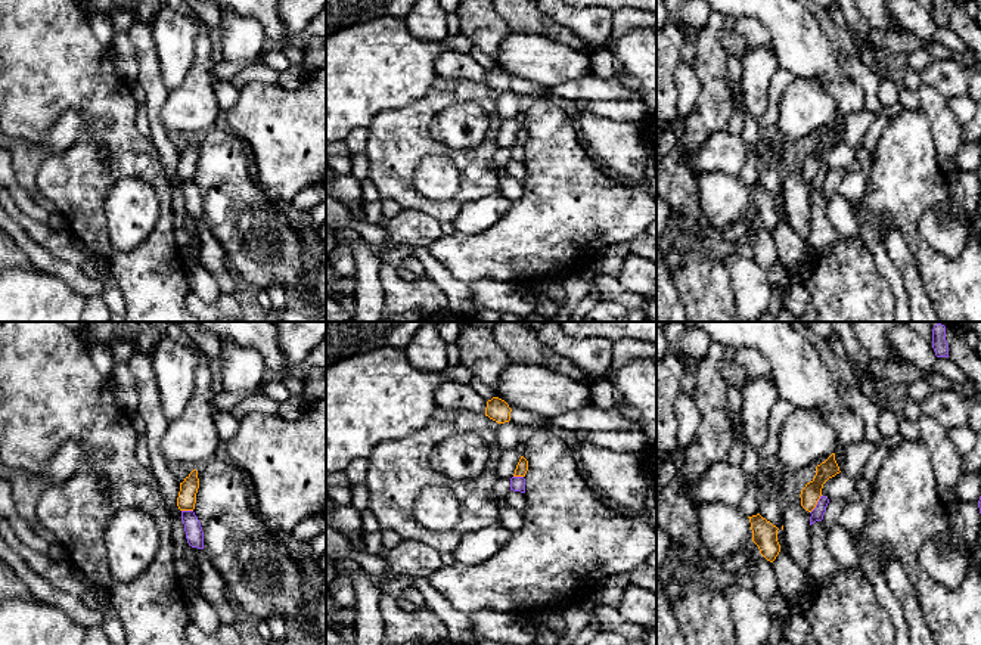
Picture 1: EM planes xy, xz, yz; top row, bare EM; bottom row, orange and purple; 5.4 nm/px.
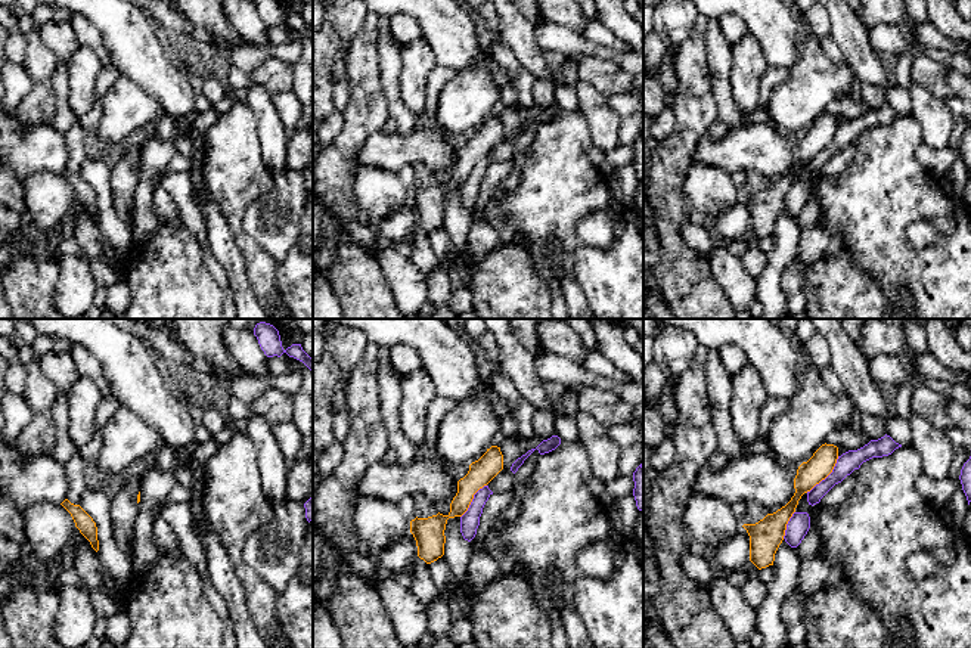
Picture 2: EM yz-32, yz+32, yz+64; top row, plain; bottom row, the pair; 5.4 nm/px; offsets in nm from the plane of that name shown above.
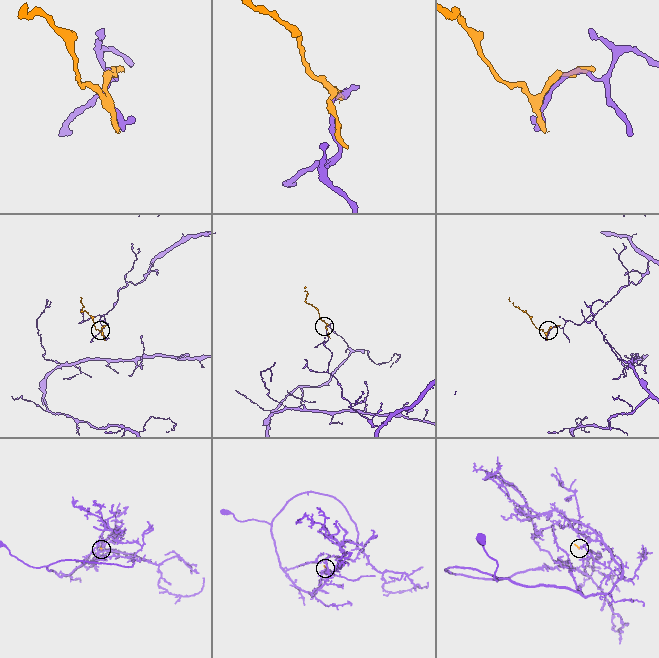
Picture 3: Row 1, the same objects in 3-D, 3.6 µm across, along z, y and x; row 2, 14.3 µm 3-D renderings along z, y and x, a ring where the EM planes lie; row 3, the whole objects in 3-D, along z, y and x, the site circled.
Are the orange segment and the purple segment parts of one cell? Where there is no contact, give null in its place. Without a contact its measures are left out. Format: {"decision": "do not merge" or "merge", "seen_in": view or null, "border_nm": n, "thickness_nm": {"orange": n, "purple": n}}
{"decision": "do not merge", "seen_in": "yz", "border_nm": 120, "thickness_nm": {"orange": 110, "purple": 70}}

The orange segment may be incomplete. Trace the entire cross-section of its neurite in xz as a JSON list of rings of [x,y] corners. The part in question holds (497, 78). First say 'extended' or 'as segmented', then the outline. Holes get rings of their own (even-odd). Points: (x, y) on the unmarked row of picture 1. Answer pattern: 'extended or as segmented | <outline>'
as segmented | [[[493,66],[487,71],[485,86],[496,90],[497,93],[509,92],[510,81],[512,78],[509,77],[509,74],[499,66]]]

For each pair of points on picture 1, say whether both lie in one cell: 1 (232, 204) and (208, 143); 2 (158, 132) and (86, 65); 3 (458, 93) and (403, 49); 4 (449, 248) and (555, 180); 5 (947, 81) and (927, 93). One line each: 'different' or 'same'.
1: same
2: different
3: different
4: same
5: different

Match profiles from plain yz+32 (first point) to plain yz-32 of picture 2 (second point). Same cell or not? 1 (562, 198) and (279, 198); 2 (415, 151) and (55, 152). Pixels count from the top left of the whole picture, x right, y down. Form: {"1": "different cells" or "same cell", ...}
{"1": "different cells", "2": "same cell"}

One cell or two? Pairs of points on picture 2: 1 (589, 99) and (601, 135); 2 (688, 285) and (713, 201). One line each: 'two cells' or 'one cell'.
1: one cell
2: two cells

